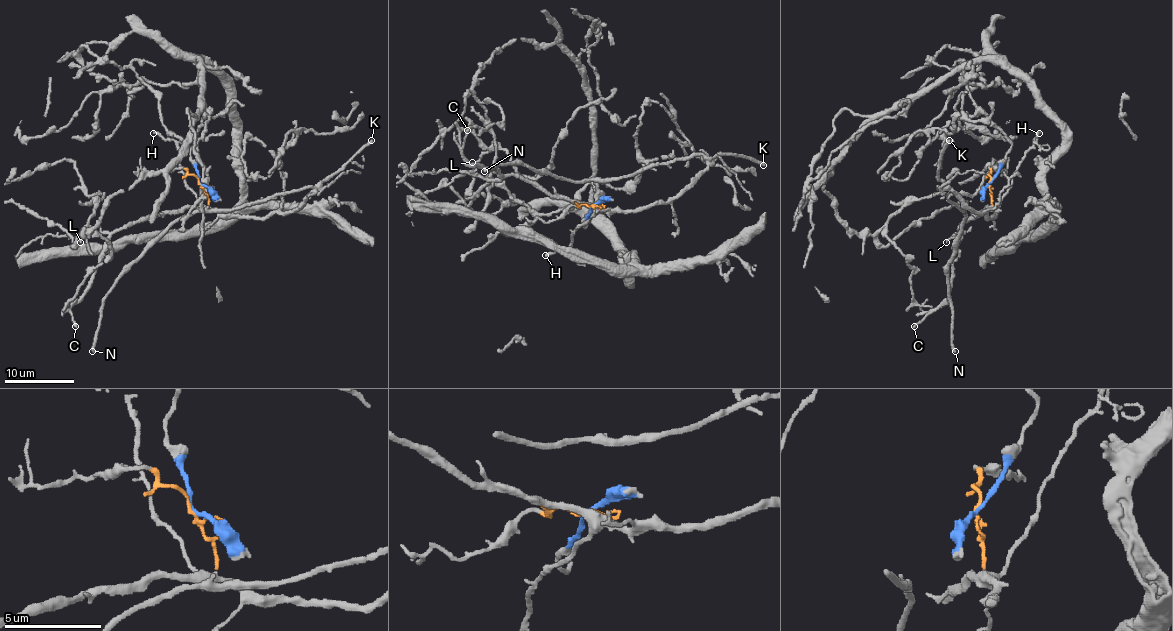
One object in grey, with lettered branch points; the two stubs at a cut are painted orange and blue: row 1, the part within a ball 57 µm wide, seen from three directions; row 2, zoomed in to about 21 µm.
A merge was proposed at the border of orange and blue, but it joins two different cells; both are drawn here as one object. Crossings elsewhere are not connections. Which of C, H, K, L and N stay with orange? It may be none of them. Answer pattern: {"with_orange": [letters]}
{"with_orange": ["C", "H", "K", "L", "N"]}

